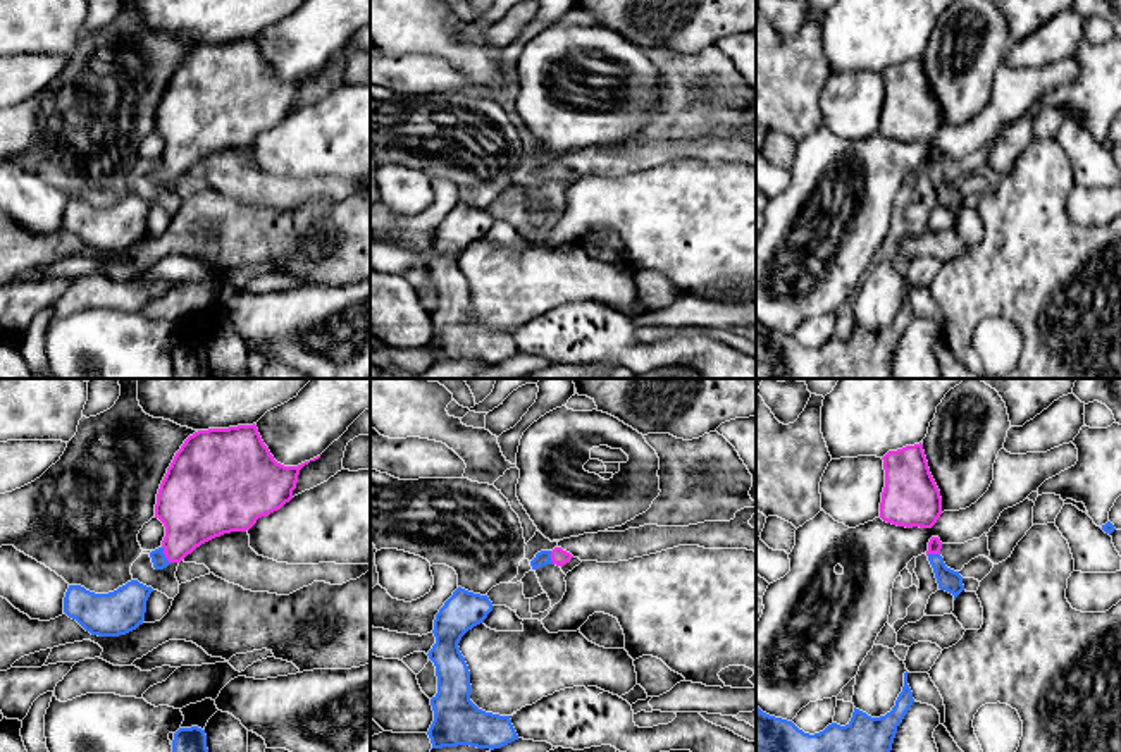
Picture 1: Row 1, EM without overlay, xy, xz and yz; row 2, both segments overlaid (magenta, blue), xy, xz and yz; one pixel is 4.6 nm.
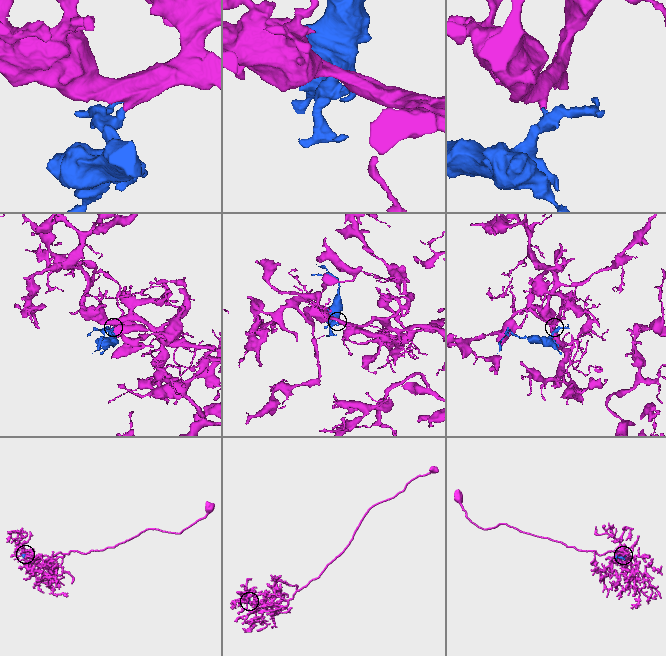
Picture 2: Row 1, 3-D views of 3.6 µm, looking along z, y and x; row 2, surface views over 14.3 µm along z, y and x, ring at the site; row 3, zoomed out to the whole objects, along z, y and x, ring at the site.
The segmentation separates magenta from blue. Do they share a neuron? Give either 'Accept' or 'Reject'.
Accept

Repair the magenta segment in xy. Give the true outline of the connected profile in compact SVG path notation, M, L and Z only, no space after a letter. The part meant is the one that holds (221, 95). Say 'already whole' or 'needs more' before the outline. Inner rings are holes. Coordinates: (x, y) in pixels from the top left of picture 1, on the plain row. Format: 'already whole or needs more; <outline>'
needs more; M257 40L198 45L176 67L160 98L155 133L165 141L162 160L150 167L155 184L181 177L201 158L231 146L250 145L258 133L269 131L293 114L300 84L308 79L284 81L263 59Z

